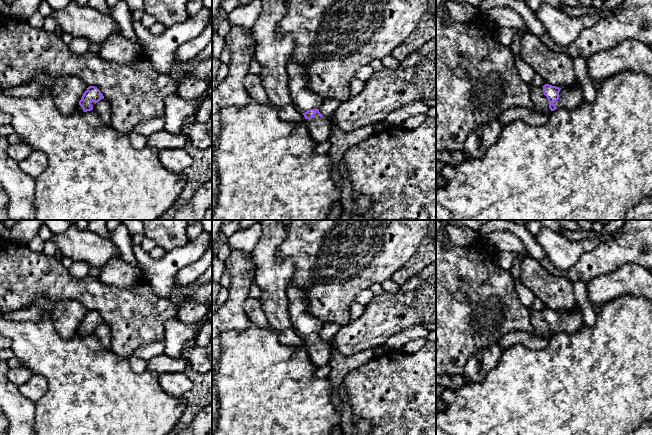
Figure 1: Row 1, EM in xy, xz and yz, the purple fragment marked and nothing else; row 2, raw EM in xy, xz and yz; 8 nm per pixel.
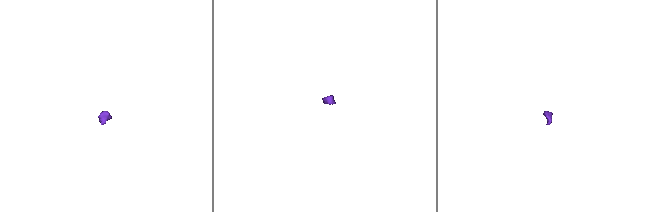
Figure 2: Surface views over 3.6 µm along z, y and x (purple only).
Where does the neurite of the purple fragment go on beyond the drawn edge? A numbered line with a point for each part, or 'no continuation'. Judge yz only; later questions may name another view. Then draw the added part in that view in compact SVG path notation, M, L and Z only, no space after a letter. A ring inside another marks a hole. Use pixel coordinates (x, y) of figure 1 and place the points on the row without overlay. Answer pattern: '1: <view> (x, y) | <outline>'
1: yz (572, 321) | M576 306L573 310L566 314L560 314L559 323L553 328L557 332L574 333L584 325L581 309Z
2: yz (540, 326) | M530 310L531 324L533 326L533 334L539 337L548 337L550 335L549 326L544 319L543 311Z

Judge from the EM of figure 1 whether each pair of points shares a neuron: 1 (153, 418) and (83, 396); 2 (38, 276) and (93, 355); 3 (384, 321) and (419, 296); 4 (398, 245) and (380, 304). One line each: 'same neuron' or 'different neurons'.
1: same neuron
2: different neurons
3: same neuron
4: different neurons

